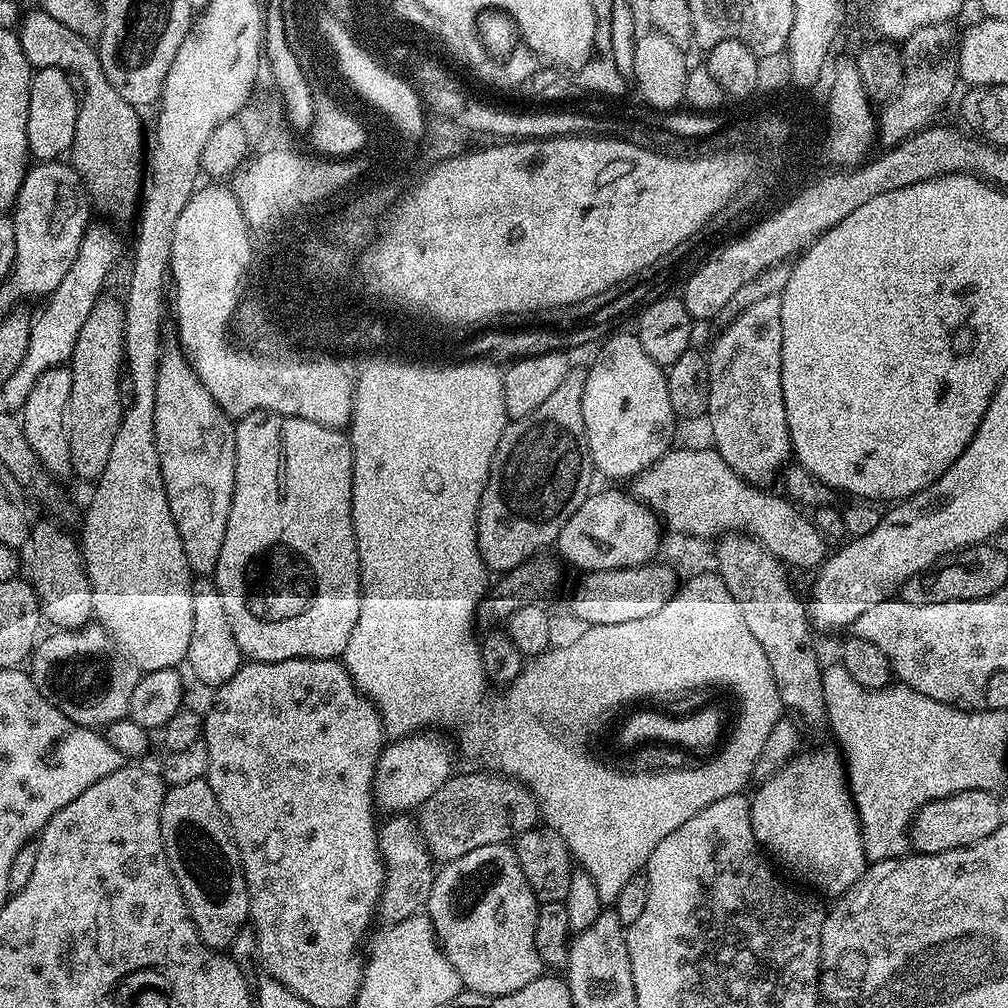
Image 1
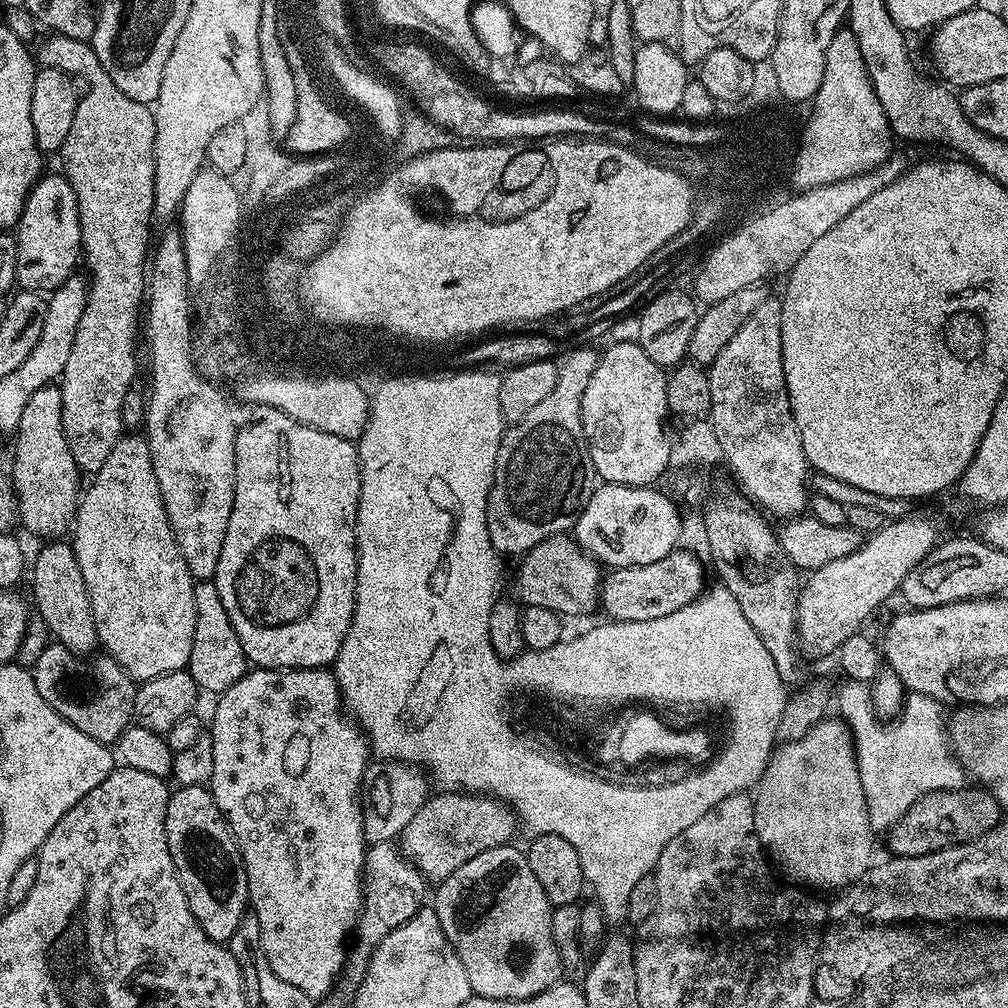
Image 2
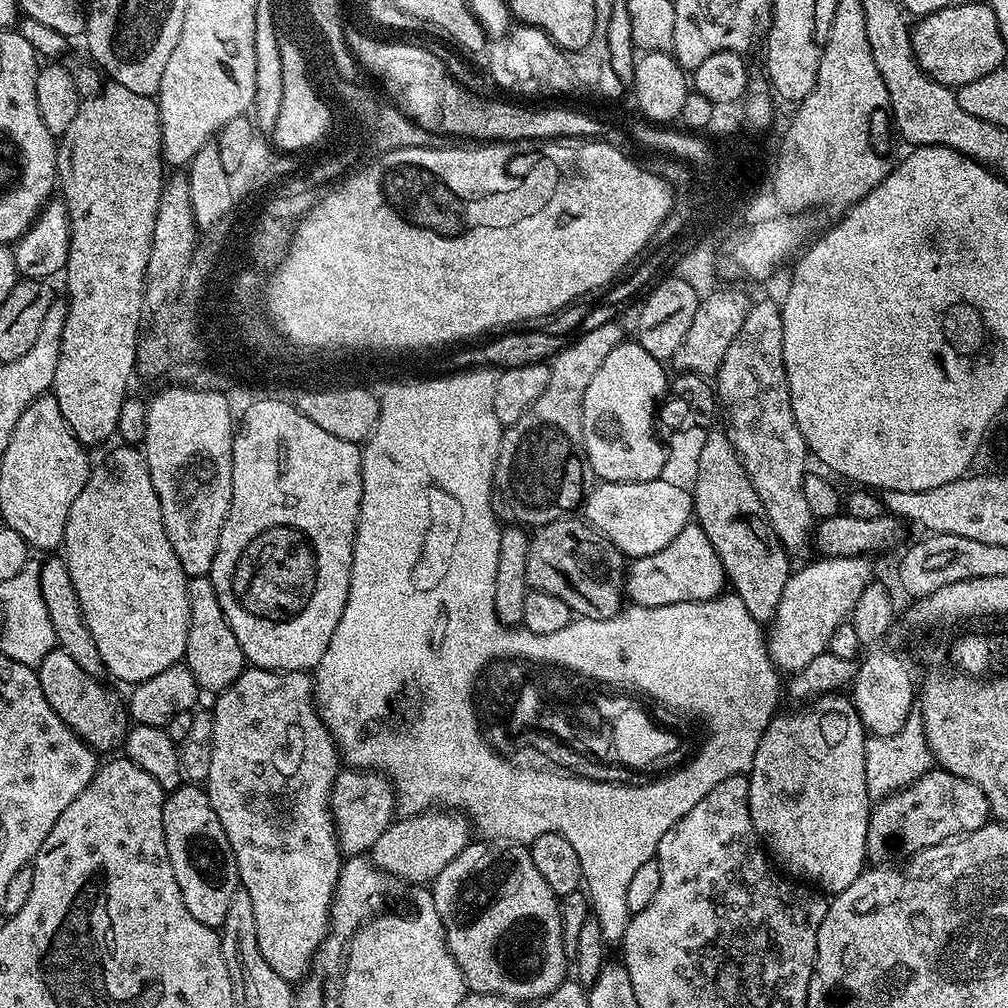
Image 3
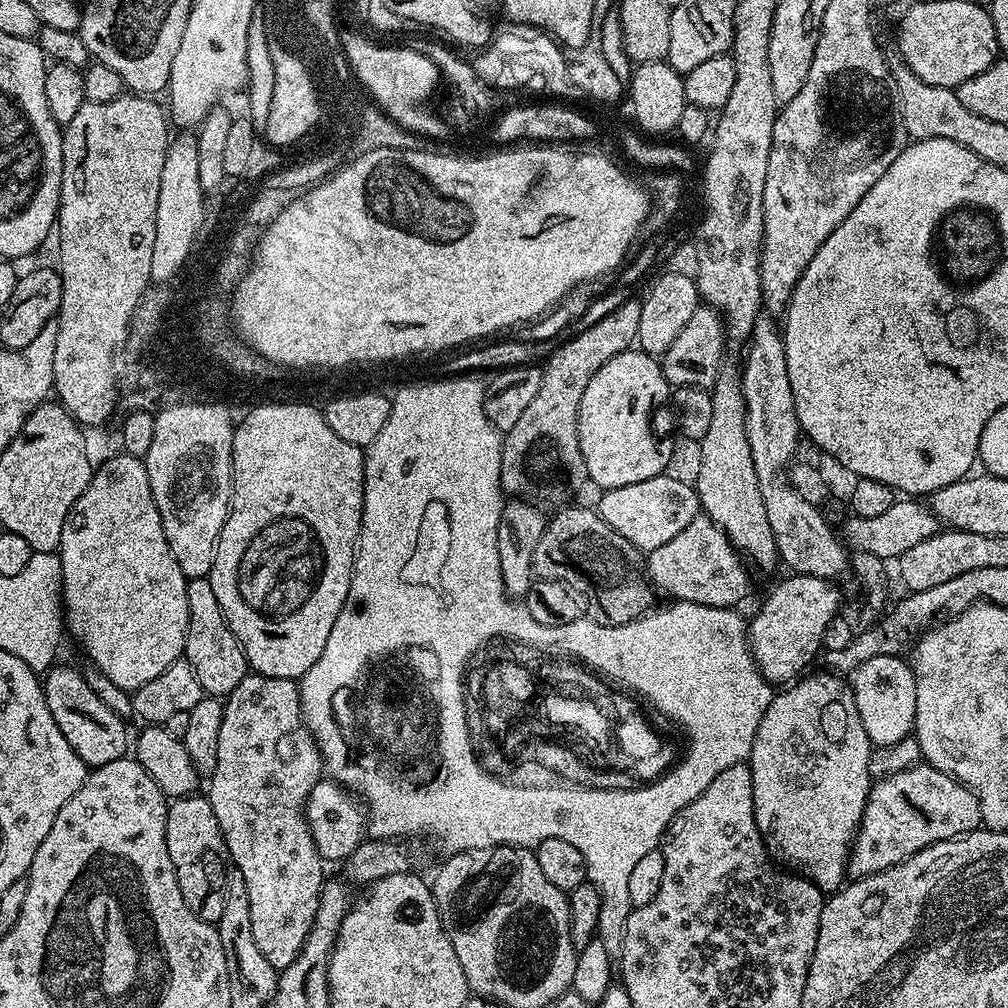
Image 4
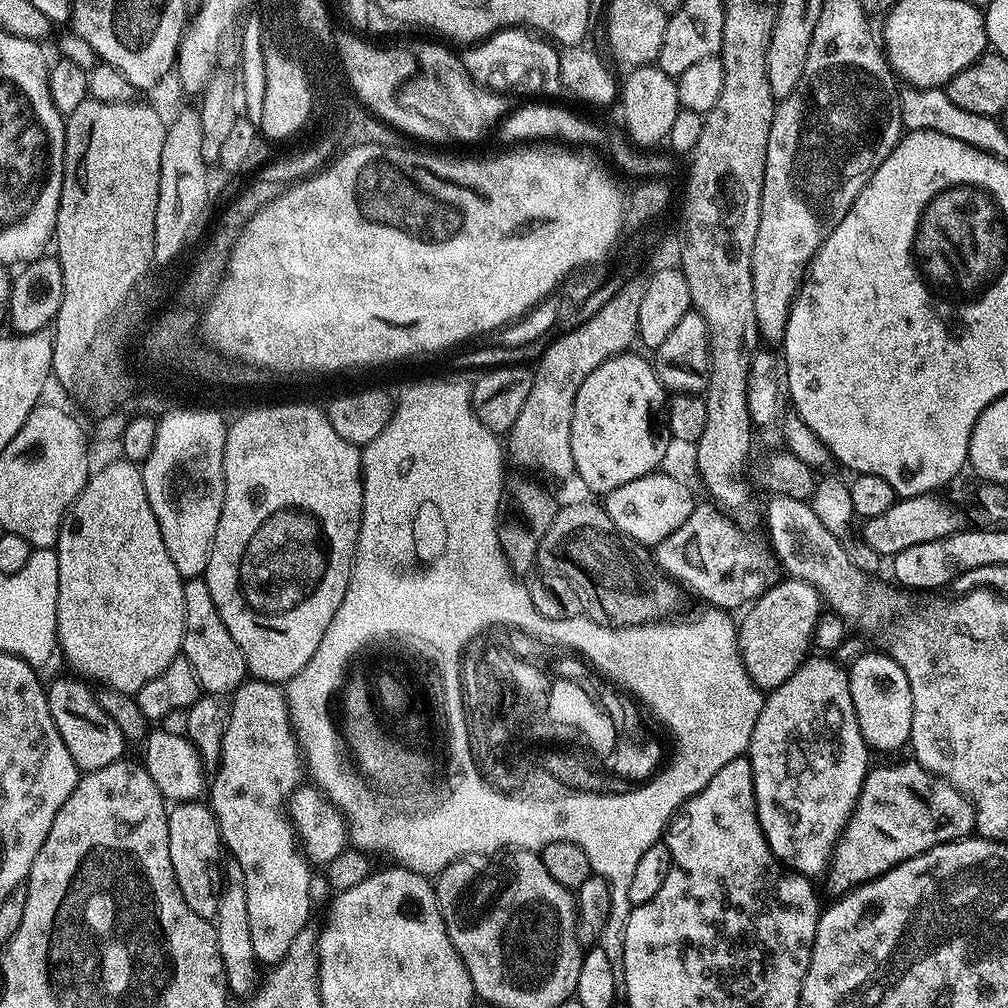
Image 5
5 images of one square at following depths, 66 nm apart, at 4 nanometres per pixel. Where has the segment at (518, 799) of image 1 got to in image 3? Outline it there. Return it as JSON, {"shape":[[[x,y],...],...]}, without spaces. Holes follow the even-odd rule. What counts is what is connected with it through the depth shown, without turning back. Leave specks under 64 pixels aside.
{"shape":[[[441,808],[428,809],[393,821],[369,849],[368,857],[372,864],[395,879],[402,878],[409,884],[428,884],[471,843],[470,834],[472,824],[463,813]]]}

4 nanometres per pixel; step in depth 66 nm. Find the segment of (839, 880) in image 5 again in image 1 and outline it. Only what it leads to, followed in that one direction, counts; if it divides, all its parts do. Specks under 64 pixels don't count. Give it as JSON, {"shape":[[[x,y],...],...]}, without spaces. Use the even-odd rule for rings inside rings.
{"shape":[[[975,788],[931,800],[912,819],[911,847],[920,854],[938,854],[977,844],[982,842],[982,838],[990,838],[990,834],[994,834],[994,830],[998,830],[998,826],[1006,820],[1003,810],[1000,809],[1000,800],[996,796],[999,795],[993,794],[987,788]]]}

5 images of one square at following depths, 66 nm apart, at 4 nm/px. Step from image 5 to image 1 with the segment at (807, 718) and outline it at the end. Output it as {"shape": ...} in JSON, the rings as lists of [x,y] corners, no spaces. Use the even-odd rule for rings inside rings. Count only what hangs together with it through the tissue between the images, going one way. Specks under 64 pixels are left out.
{"shape":[[[824,748],[821,752],[804,752],[792,757],[770,779],[763,781],[751,797],[751,826],[757,843],[780,860],[798,879],[822,890],[832,898],[848,892],[865,872],[868,859],[861,834],[860,817],[848,787],[846,765],[839,751]]]}

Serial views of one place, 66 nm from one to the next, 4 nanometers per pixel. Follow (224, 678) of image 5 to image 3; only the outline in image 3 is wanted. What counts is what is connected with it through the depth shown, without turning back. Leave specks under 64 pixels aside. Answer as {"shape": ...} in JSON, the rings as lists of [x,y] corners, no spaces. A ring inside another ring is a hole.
{"shape":[[[211,575],[193,576],[188,582],[188,601],[190,602],[190,626],[186,634],[186,650],[183,663],[187,664],[190,674],[194,674],[196,685],[205,693],[219,694],[238,679],[246,667],[244,651],[222,614],[222,602],[214,590]]]}

